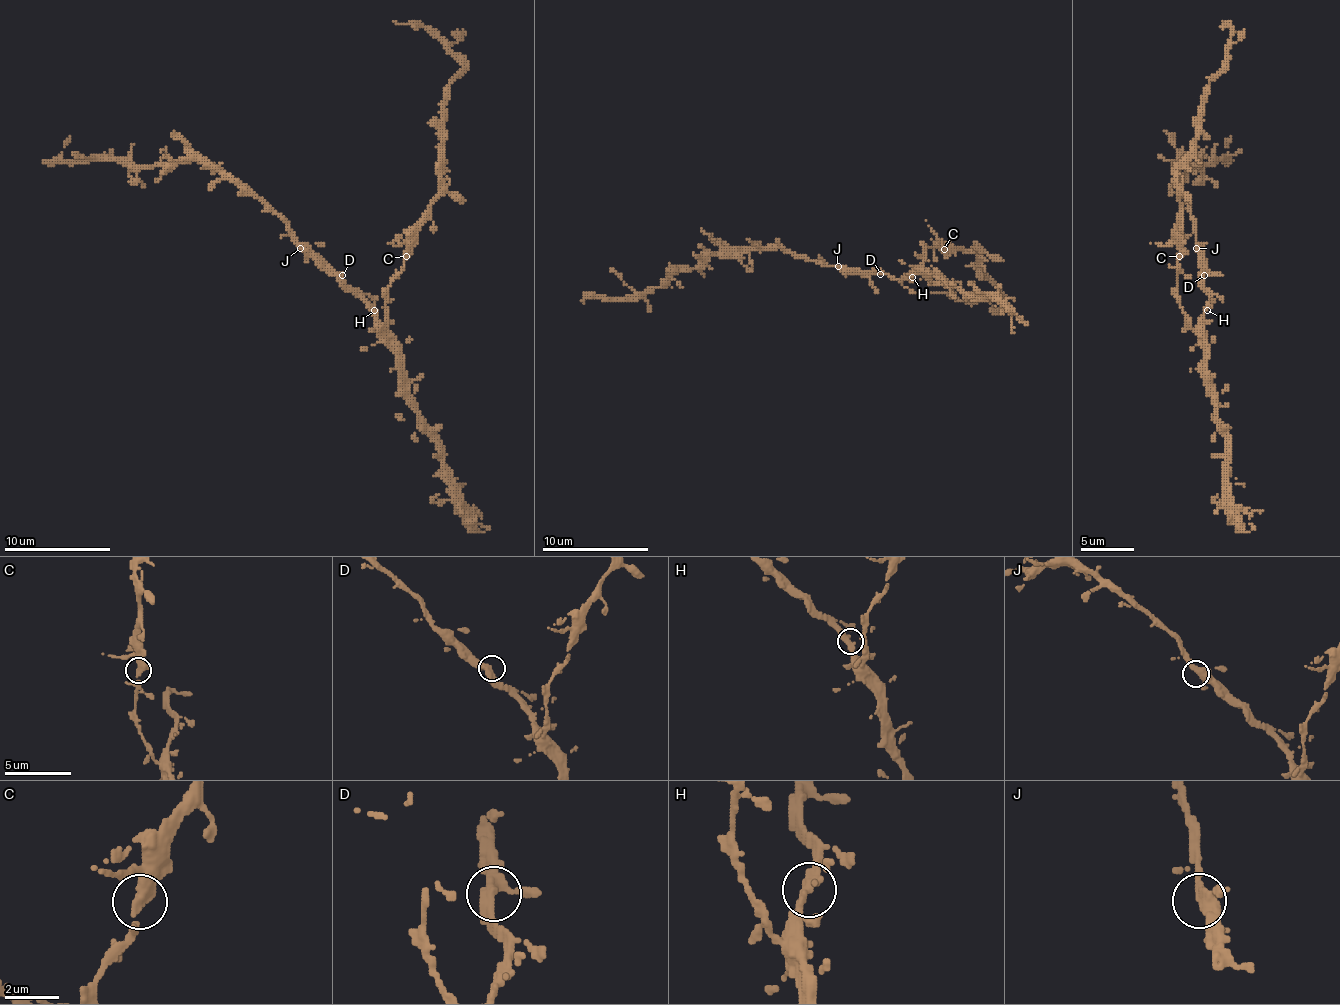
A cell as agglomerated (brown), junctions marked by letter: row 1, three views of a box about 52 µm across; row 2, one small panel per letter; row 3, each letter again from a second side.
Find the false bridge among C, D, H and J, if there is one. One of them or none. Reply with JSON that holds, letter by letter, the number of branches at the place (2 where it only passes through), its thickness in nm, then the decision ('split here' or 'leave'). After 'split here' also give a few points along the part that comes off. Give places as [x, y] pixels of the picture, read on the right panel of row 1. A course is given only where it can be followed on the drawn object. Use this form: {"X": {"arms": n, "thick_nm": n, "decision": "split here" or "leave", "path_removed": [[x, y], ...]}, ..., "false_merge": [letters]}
{"C": {"arms": 2, "thick_nm": 380, "decision": "leave"}, "D": {"arms": 2, "thick_nm": 400, "decision": "leave"}, "H": {"arms": 2, "thick_nm": 380, "decision": "leave"}, "J": {"arms": 3, "thick_nm": 360, "decision": "leave"}, "false_merge": []}

